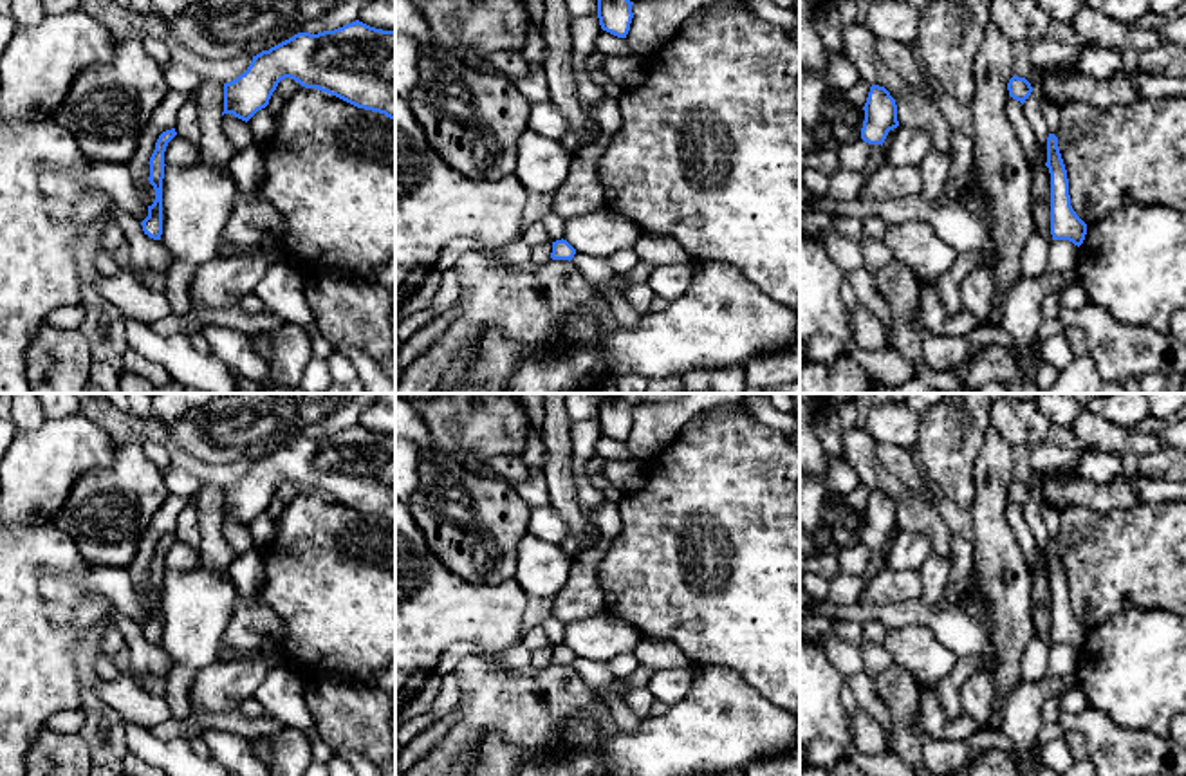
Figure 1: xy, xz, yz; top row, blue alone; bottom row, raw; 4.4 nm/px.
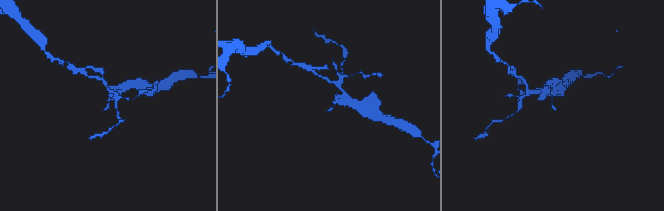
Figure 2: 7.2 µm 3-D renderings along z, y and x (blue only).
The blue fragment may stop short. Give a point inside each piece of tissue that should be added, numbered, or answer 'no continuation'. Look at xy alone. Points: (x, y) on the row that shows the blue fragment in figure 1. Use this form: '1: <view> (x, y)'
no continuation

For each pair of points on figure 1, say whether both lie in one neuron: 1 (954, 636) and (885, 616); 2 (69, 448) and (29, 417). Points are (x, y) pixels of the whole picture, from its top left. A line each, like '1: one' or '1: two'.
1: one
2: two

